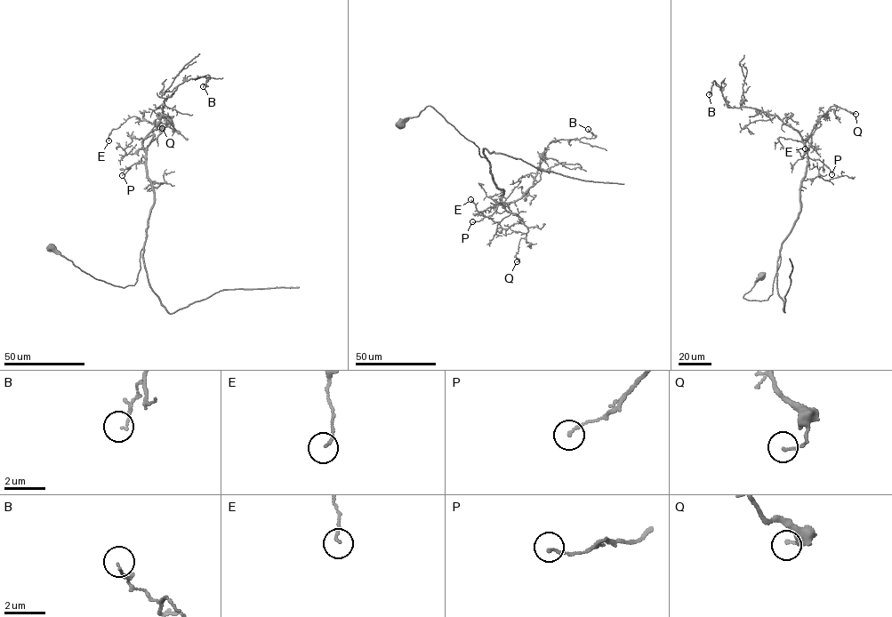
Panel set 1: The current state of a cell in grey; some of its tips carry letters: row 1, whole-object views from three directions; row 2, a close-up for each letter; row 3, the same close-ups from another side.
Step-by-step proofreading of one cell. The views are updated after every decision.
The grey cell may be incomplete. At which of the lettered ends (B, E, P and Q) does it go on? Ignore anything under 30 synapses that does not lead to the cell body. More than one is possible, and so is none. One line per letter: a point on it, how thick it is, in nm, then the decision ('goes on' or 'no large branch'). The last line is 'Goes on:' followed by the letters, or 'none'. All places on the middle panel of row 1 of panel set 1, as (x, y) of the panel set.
B: place (588, 129); calibre 100 nm; no large branch
E: place (470, 199); calibre 100 nm; no large branch
P: place (472, 221); calibre 160 nm; no large branch
Q: place (517, 261); calibre 140 nm; no large branch
Goes on: none

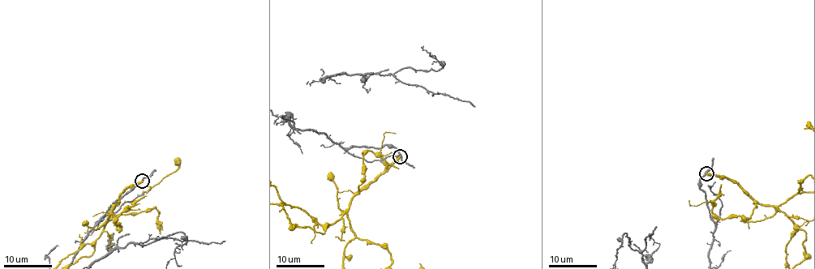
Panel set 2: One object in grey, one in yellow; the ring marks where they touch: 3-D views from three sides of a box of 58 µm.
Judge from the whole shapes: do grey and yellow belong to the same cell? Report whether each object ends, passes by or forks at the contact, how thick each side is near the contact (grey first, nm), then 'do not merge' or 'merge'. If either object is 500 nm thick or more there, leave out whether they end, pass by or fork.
grey passes by; yellow ends there; 280 nm thick on the grey side, 380 nm on the other; do not merge

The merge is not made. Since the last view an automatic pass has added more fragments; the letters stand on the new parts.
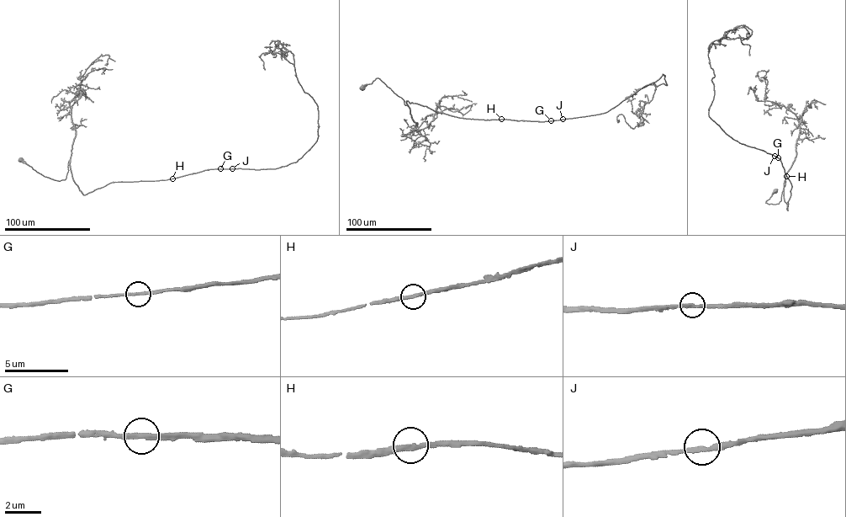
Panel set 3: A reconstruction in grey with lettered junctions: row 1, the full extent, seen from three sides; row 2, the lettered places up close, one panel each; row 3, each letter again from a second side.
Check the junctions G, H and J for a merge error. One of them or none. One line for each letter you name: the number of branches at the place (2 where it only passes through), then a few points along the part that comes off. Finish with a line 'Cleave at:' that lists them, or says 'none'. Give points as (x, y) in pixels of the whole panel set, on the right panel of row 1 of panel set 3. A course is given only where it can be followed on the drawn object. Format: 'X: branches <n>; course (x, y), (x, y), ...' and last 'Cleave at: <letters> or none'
Cleave at: none

